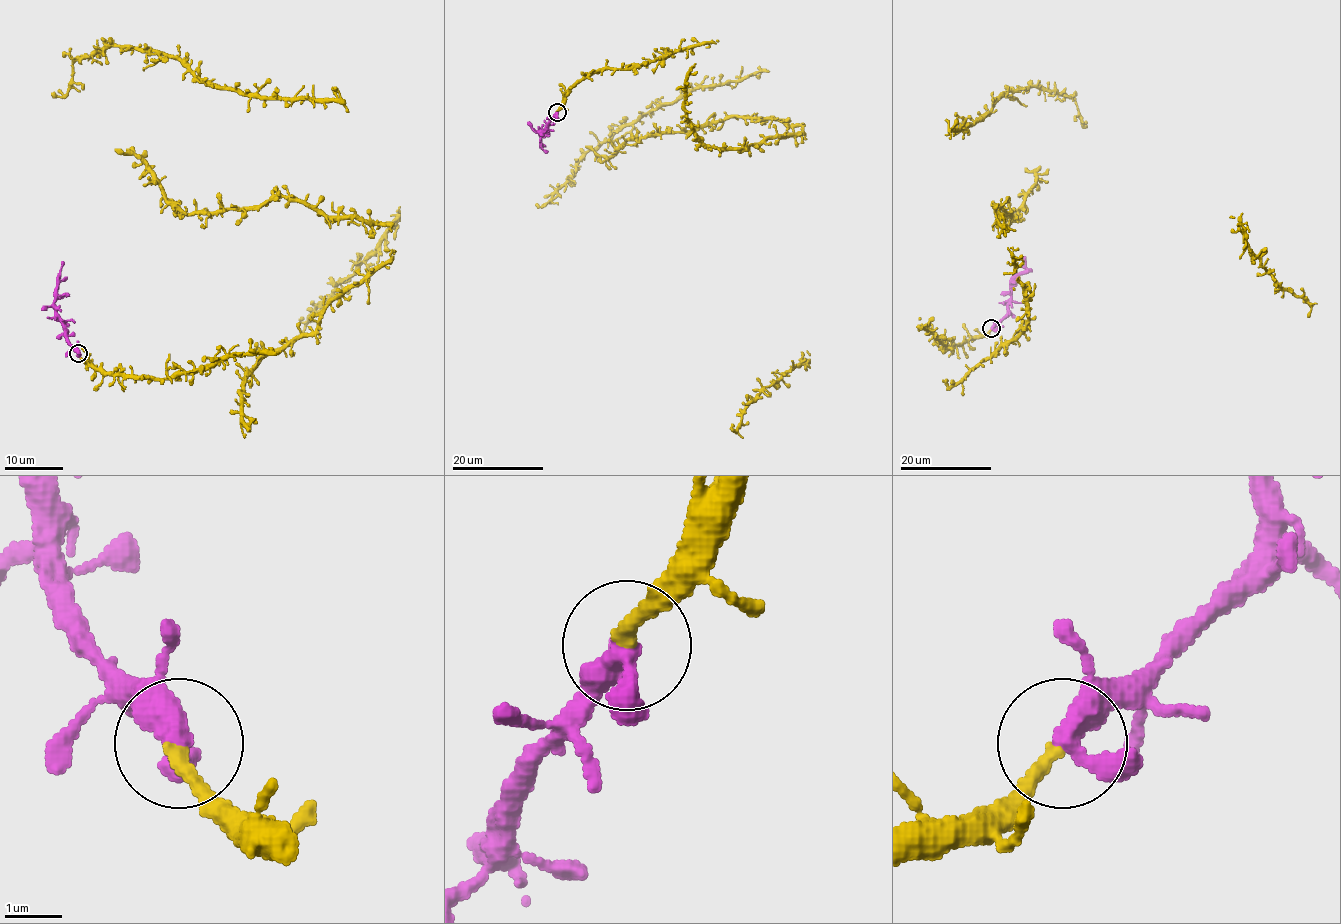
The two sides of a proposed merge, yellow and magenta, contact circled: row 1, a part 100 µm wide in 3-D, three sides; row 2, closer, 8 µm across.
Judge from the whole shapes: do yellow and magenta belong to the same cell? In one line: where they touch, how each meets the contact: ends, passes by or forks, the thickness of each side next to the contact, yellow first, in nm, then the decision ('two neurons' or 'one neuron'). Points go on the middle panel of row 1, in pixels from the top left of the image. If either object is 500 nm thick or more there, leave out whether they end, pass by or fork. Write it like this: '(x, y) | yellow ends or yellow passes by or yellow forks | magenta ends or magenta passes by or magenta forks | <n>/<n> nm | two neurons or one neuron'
(557, 112) | yellow ends | magenta passes by | 280/400 nm | one neuron

